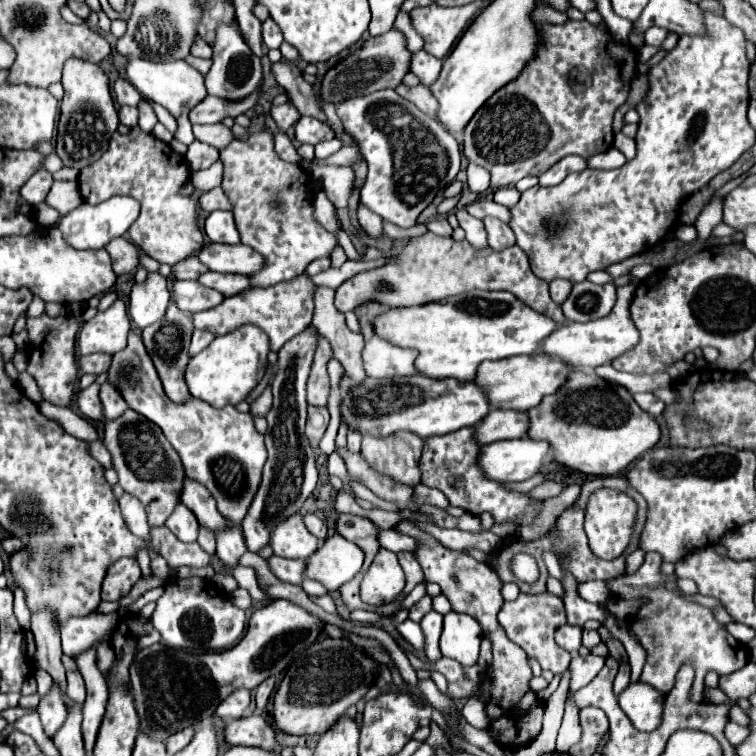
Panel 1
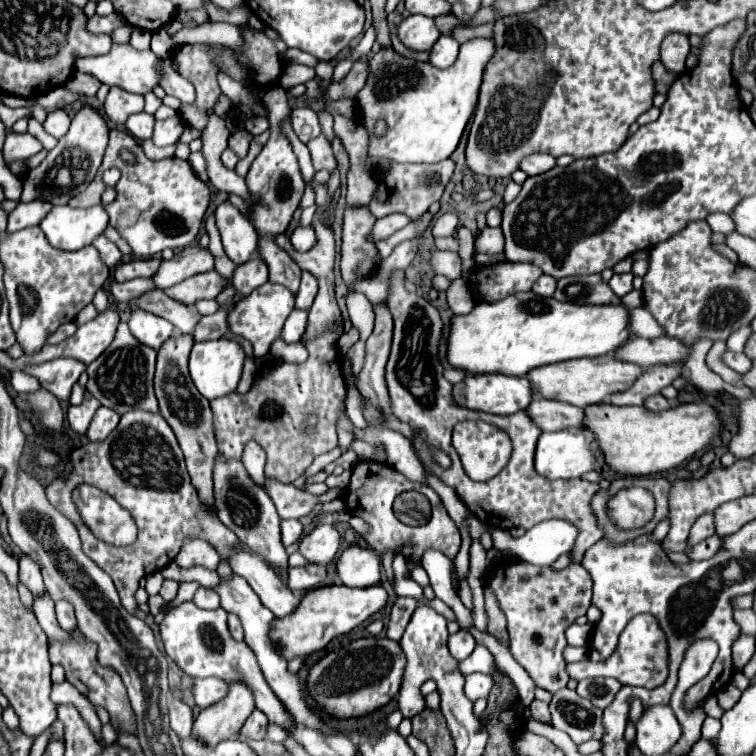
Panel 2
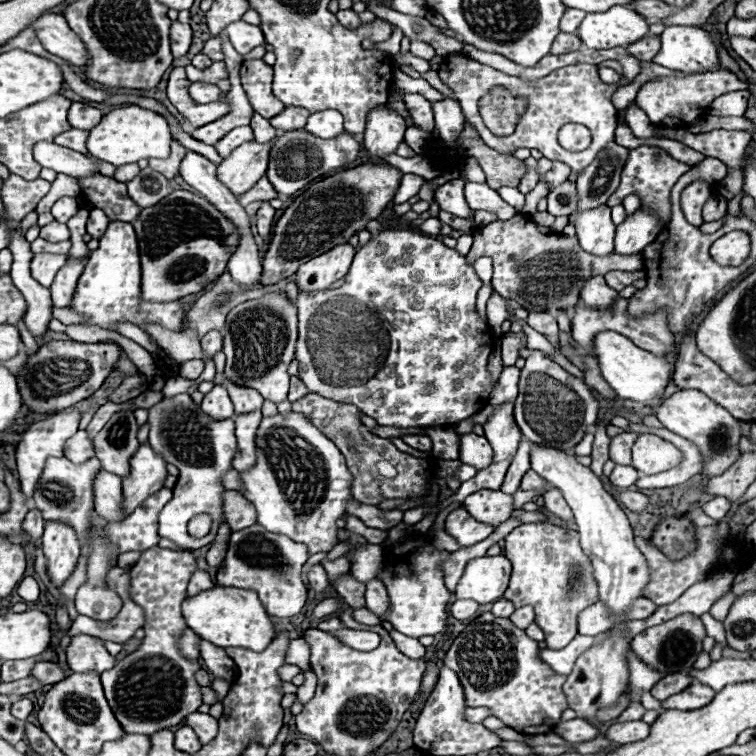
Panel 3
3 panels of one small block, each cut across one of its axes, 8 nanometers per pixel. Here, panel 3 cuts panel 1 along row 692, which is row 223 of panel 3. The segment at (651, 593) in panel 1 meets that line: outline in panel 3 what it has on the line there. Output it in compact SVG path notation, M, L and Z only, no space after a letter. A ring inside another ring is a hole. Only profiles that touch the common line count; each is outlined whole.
M640 146L630 150L626 166L622 170L622 180L620 186L616 188L616 192L608 198L606 206L616 206L622 204L622 200L636 192L642 200L642 204L652 206L652 210L656 210L662 218L662 226L666 226L670 222L670 190L676 184L676 180L688 170L688 164L682 164L678 160L674 160L670 154L666 154L662 148L656 146ZM694 182L684 190L680 204L682 204L682 212L690 224L694 224L694 226L704 224L702 222L702 206L706 204L712 188L714 186L706 184L706 182Z

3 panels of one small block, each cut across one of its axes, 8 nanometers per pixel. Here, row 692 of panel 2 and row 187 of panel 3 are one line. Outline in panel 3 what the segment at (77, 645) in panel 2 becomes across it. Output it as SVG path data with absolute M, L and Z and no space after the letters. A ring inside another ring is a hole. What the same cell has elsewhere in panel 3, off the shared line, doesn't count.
M96 174L88 178L80 178L82 196L86 196L90 202L94 202L96 208L102 208L110 220L122 220L122 222L134 222L140 214L140 206L128 196L126 184Z

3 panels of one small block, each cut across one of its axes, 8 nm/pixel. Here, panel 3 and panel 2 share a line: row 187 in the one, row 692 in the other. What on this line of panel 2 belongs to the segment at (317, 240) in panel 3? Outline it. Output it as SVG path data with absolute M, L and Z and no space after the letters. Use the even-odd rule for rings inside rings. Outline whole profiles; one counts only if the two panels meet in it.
M368 636L354 640L348 644L348 648L330 652L320 662L316 662L310 668L306 688L308 694L336 718L364 716L388 704L398 694L404 678L404 668L406 656L398 642L382 636Z

